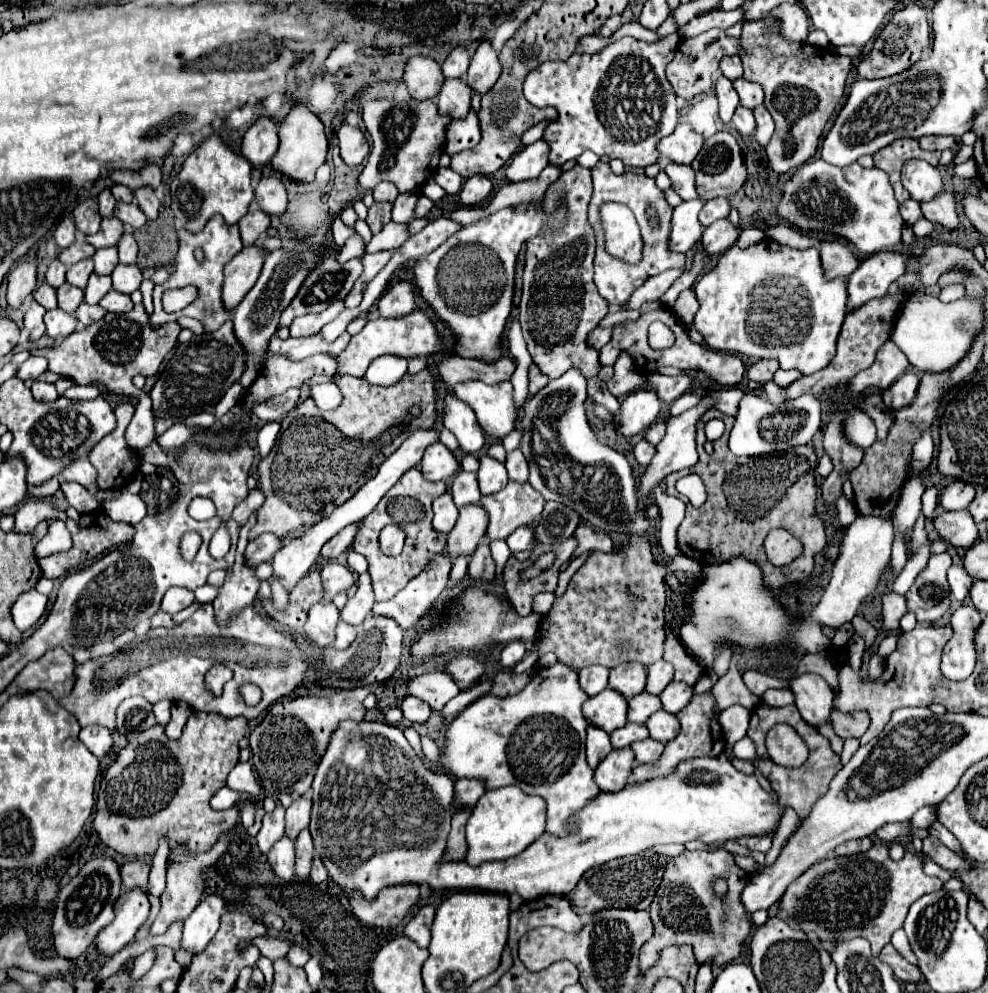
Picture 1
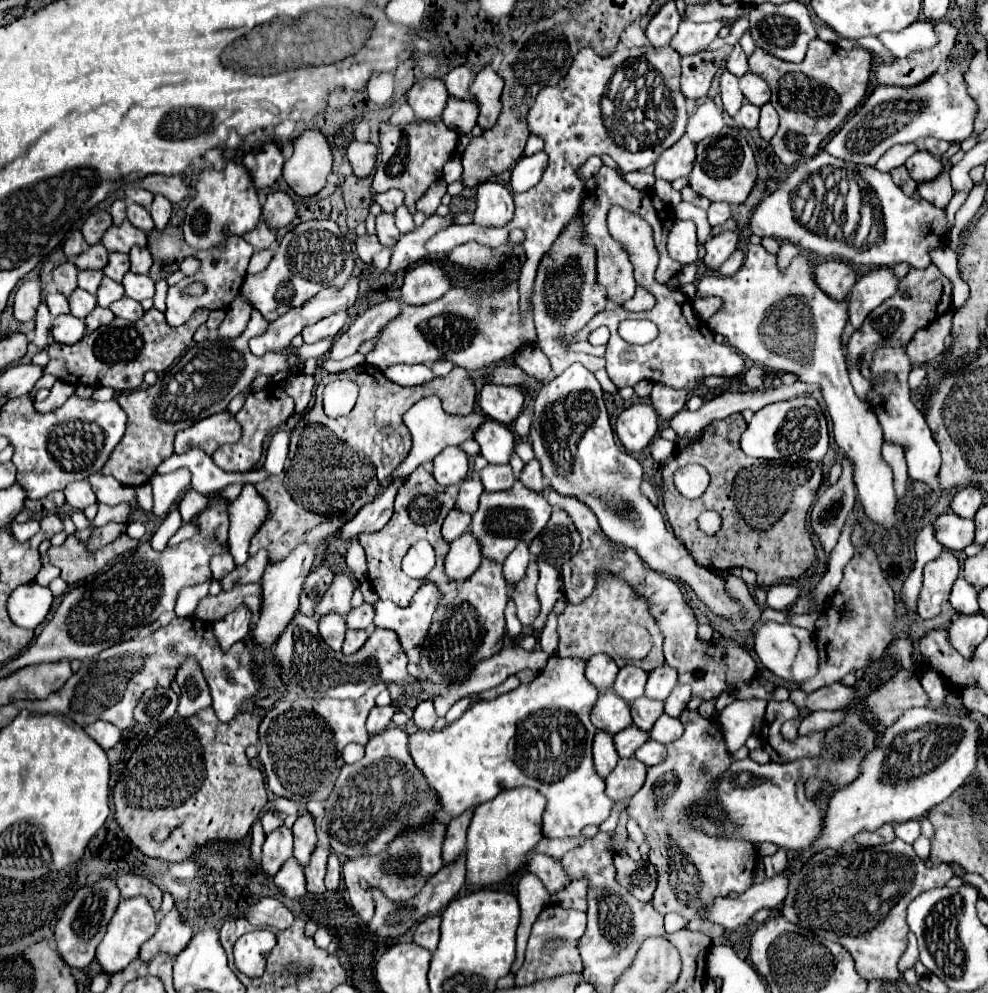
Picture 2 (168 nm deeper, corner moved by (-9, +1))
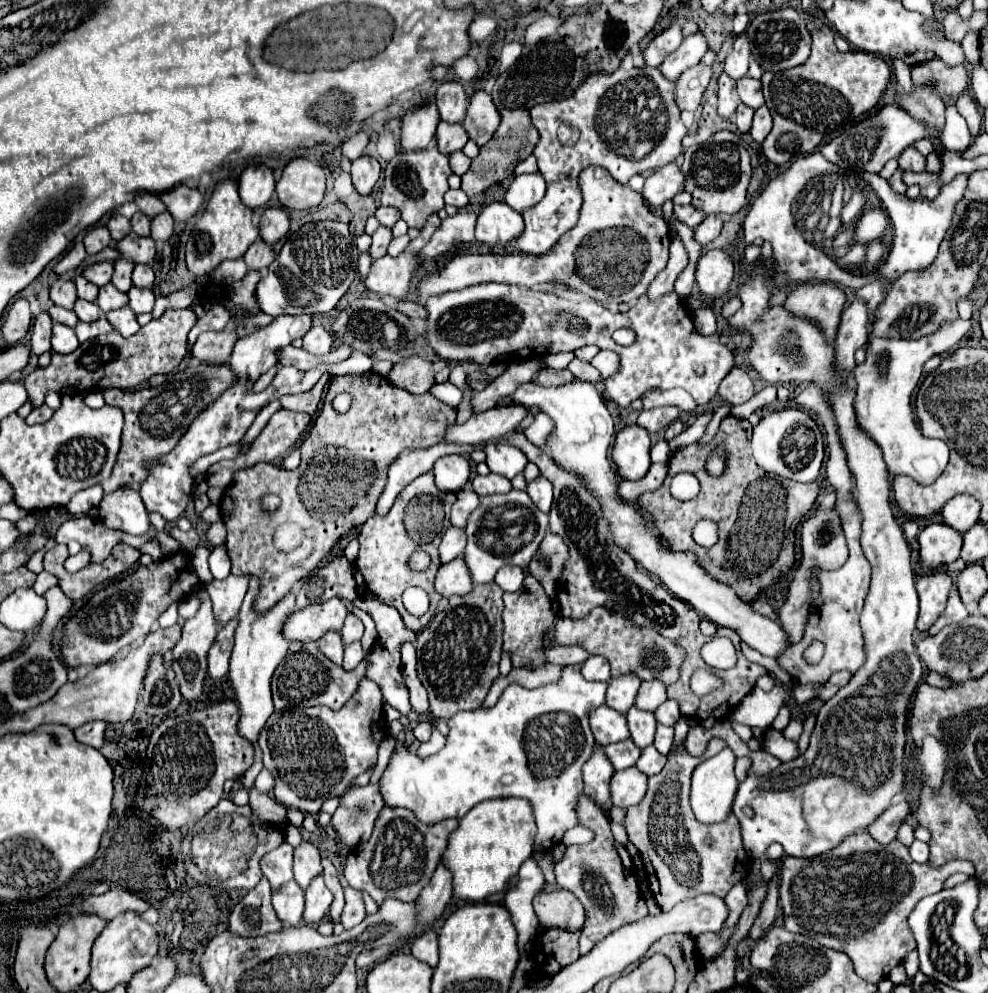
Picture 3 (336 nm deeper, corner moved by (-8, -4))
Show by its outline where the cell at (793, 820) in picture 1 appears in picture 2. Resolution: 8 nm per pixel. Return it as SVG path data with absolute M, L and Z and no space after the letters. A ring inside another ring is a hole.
M779 848L775 854L765 856L763 858L763 864L765 864L765 874L767 876L773 876L777 872L783 872L785 866L787 866L787 852L783 848Z

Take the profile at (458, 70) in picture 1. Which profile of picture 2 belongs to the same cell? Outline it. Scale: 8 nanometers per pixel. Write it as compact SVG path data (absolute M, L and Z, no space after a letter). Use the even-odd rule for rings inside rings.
M455 66L447 76L445 76L445 86L447 92L455 98L467 98L469 86L473 82L473 72L467 66Z

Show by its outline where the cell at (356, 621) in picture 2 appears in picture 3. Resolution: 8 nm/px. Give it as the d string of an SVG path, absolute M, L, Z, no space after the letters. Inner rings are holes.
M350 613L350 615L346 617L346 621L344 621L342 631L340 631L344 645L350 645L350 643L354 643L354 641L360 641L360 639L362 639L362 633L364 633L362 621Z

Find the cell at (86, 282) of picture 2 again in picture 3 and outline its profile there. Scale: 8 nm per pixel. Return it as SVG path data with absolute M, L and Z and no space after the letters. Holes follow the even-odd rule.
M82 275L74 279L76 289L78 289L78 299L86 299L86 301L96 301L98 297L98 287L90 281L86 281Z

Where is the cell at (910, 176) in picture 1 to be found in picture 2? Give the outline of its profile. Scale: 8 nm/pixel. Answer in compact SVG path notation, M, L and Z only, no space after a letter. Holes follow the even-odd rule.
M917 150L907 162L905 168L909 170L909 176L919 182L931 182L943 172L943 164L939 158L929 154L927 150Z

